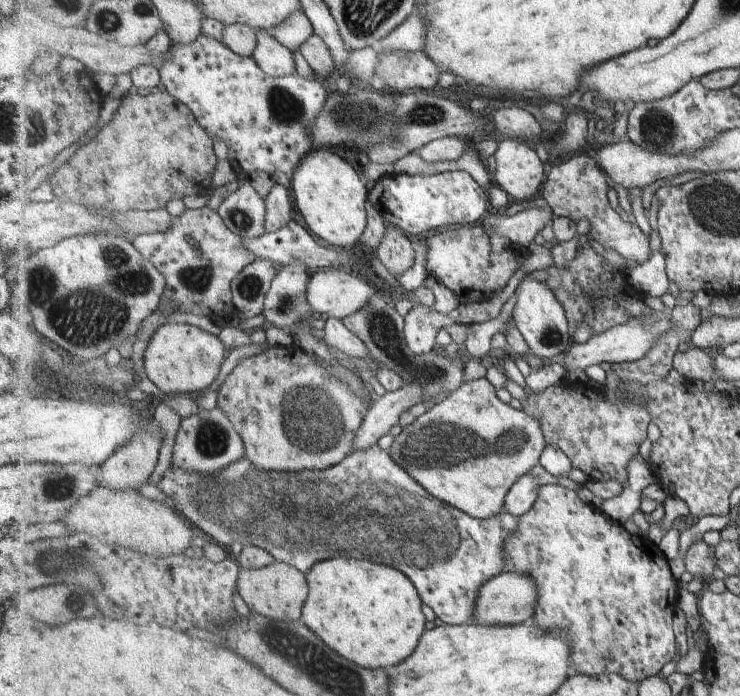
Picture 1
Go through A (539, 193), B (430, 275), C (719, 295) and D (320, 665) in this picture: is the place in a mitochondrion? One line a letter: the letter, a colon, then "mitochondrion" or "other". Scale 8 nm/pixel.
A: other
B: other
C: other
D: mitochondrion

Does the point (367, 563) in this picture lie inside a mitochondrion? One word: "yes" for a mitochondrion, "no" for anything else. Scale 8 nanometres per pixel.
yes

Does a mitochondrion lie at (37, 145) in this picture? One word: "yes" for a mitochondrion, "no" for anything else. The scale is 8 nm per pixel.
yes

